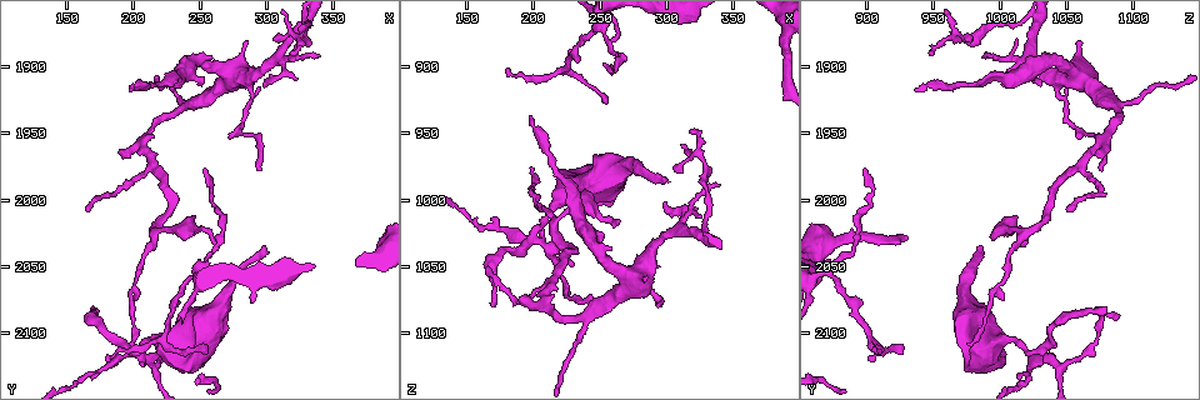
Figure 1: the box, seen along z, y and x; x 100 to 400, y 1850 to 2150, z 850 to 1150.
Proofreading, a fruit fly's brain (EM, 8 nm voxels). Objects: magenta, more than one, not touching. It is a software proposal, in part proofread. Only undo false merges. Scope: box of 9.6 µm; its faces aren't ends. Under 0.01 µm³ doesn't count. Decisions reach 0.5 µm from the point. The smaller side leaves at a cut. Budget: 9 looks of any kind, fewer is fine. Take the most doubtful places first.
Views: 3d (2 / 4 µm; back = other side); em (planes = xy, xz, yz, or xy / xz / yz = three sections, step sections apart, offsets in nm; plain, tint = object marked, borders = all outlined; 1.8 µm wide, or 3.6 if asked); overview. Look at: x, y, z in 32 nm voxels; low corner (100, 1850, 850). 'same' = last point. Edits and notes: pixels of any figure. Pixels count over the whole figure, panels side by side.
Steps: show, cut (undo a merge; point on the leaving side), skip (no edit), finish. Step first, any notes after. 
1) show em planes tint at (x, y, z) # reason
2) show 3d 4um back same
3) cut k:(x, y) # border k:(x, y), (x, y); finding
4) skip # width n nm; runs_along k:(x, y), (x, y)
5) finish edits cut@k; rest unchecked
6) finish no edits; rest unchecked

show em planes tint at (200, 2116, 1028) # four-way junction

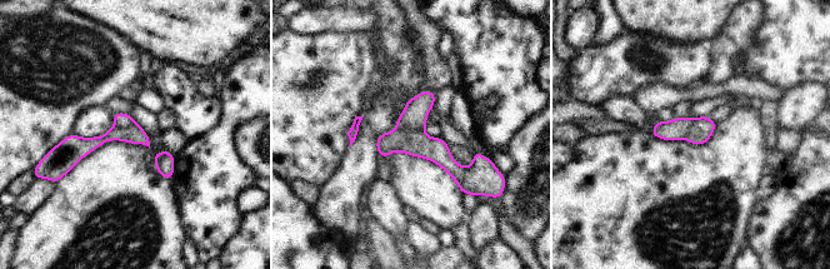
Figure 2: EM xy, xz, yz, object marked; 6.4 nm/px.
cut 2:(415, 143) # border 2:(398, 129), (421, 130); a second neuron is stuck on

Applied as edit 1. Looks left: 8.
show overview

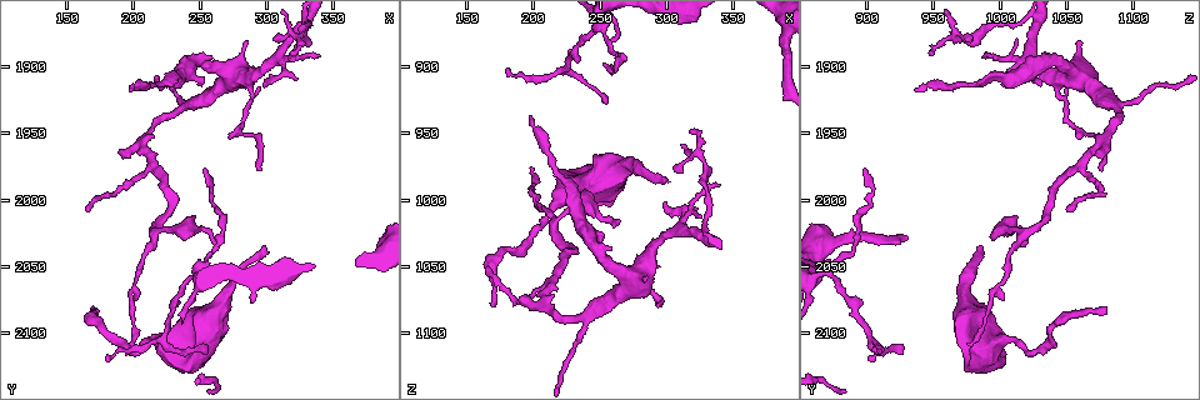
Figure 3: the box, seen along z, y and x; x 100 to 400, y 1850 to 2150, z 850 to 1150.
show em xy step 4 tint at (306, 1892, 1024) # four or more arms meet

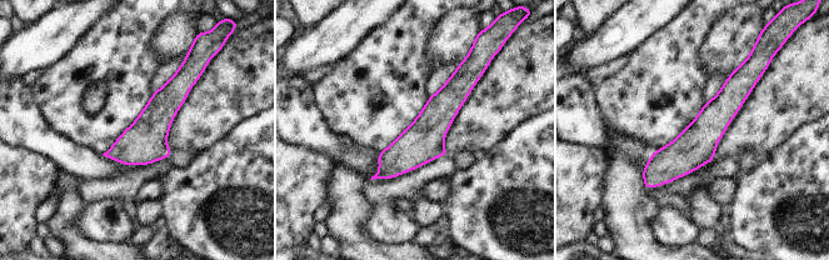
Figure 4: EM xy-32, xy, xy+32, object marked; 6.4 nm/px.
show em planes tint same

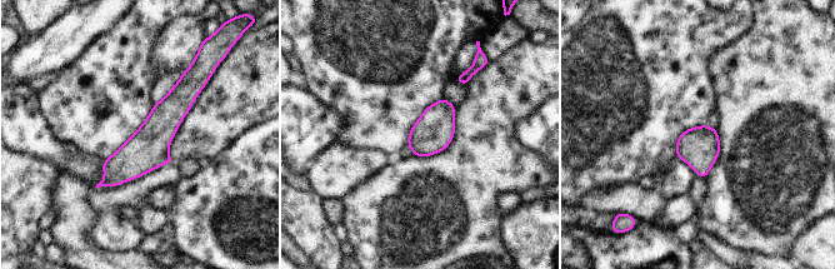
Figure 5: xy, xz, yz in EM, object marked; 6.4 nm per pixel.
skip # width 260 nm; runs_along 5:(188, 80), (159, 129), (104, 183); all the same neuron

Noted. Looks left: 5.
show 3d 4um at (324, 1878, 966) # abrupt turn

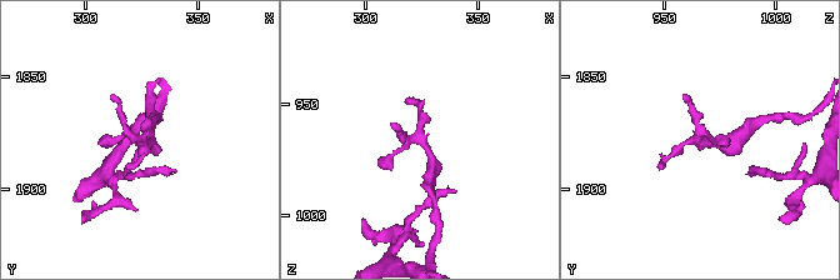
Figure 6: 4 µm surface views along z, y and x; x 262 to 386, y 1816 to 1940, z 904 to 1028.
show em planes tint at (324, 1877, 966) # shape alone is not enough

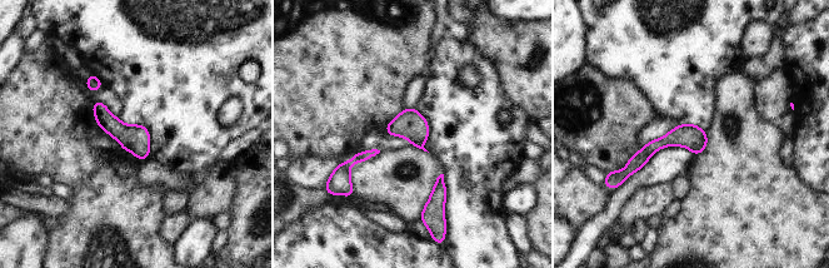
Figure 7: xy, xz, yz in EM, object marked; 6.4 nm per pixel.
skip # runs_along 7:(703, 134), (655, 144), (629, 170); continuous, no second neuron

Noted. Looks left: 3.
show em xy step 4 tint at (216, 1972, 1060) # arms part here

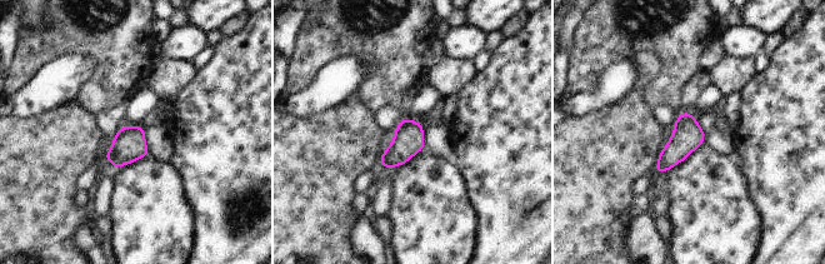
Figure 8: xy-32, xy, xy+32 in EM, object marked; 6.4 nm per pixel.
show em planes tint same

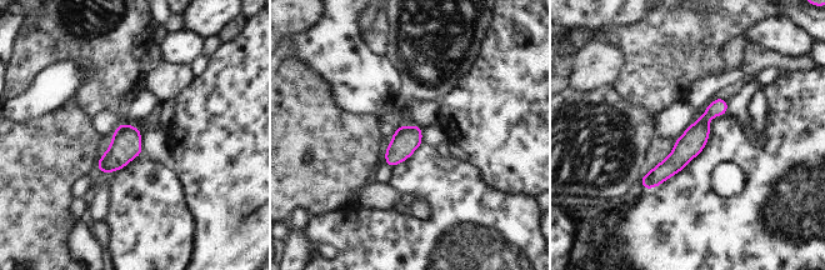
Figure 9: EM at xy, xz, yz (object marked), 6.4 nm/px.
skip # width 160 nm; runs_along 9:(724, 103), (648, 185); all the same neuron

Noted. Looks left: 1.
finish edits cut@2; rest unchecked

